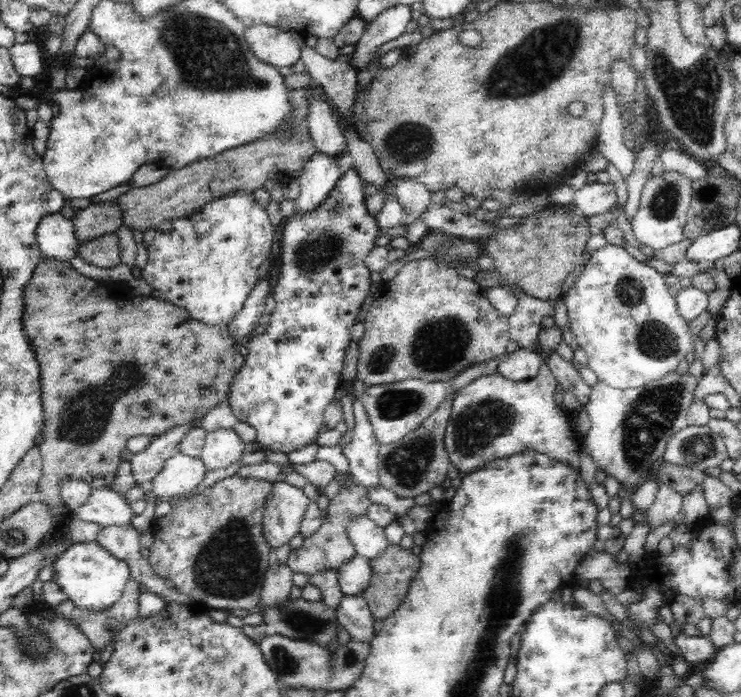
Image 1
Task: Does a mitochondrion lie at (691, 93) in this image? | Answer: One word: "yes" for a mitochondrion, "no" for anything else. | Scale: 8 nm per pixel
yes

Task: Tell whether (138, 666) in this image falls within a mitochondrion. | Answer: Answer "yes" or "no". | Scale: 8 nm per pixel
no

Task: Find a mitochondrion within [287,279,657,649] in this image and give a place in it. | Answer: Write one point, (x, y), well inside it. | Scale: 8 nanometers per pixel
(435, 345)

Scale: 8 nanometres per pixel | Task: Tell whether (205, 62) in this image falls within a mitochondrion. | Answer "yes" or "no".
yes

